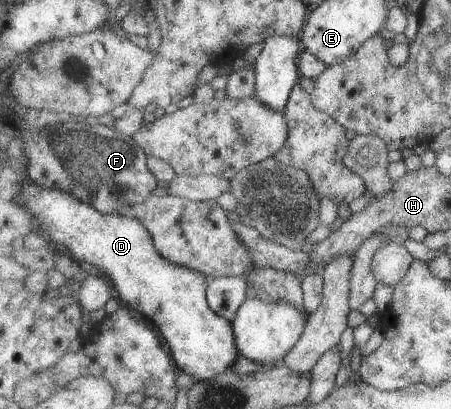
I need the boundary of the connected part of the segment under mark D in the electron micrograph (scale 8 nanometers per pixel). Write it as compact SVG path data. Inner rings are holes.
M38 183L28 185L22 197L22 203L32 211L34 219L40 223L40 232L51 244L56 244L60 250L68 253L74 260L80 260L90 264L94 272L106 277L113 286L118 297L124 301L132 311L146 317L156 325L160 331L160 337L172 349L172 356L176 359L177 366L189 374L196 381L211 381L220 376L224 371L231 371L232 365L239 361L240 351L236 347L235 330L231 319L220 317L210 309L207 301L209 282L200 271L188 269L182 265L176 265L164 259L156 250L150 231L137 218L129 218L127 215L104 215L94 209L92 205L82 202L71 194L42 187Z

